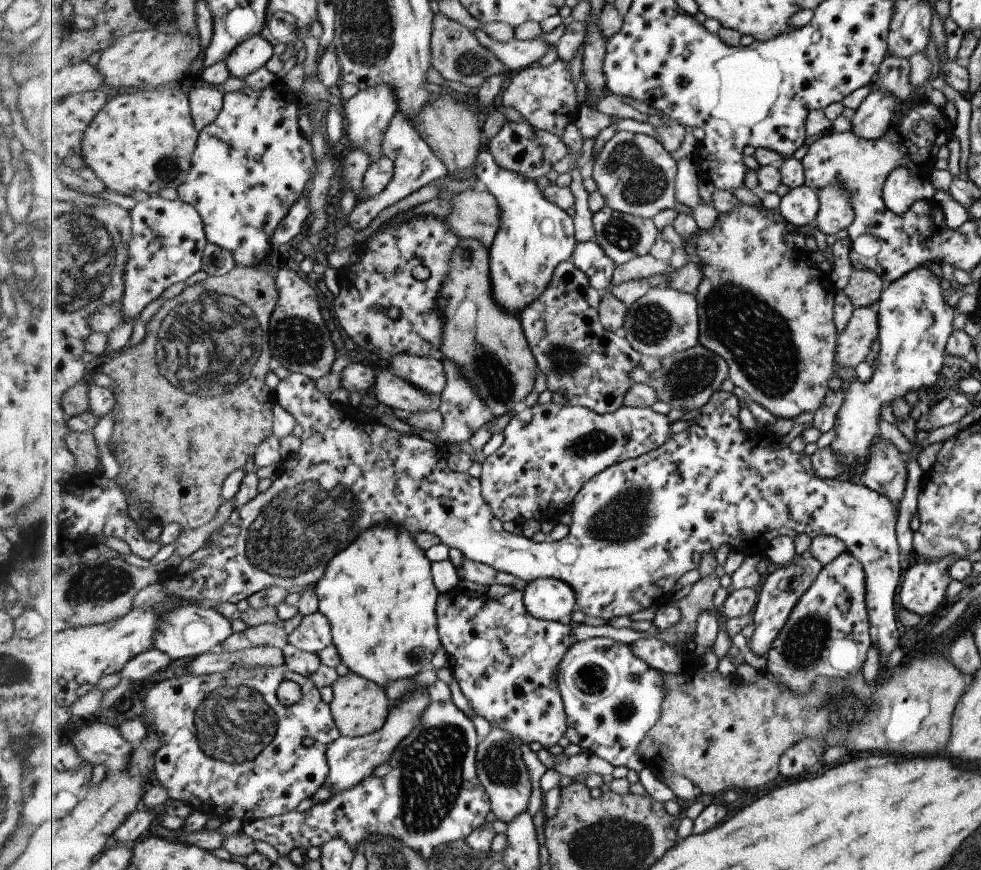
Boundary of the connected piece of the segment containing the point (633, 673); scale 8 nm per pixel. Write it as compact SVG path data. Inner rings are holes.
M593 637L577 641L568 654L565 654L560 666L559 681L568 716L565 734L568 740L581 746L584 751L591 751L615 766L625 766L636 773L641 772L645 768L645 761L639 754L639 744L648 736L651 728L659 722L661 704L667 694L661 671L637 656L628 644L617 642L609 637Z

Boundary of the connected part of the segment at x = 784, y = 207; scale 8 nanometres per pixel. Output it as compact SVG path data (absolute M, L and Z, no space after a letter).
M806 184L791 189L780 204L781 212L793 227L807 226L813 223L820 203L814 190Z

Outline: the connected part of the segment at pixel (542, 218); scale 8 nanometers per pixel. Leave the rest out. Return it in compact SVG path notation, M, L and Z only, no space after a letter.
M490 150L481 152L477 158L477 164L479 169L475 170L475 174L477 174L480 184L497 198L497 202L501 206L501 228L490 248L489 258L493 298L505 312L519 316L525 308L529 308L529 304L539 300L543 292L549 288L557 266L563 261L572 260L578 243L575 238L575 222L564 208L559 208L557 204L553 204L551 200L545 198L545 193L533 178L517 176L517 172L509 172L509 170L501 168Z

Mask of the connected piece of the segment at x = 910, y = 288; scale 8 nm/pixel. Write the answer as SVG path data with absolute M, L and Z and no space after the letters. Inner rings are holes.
M926 265L917 266L903 274L892 283L885 284L880 292L877 311L877 342L879 342L879 353L873 362L871 378L866 383L858 382L856 379L849 382L849 388L845 392L845 398L835 414L835 438L830 443L833 454L837 454L839 464L845 464L847 468L855 468L855 474L859 476L865 468L869 450L875 442L879 431L879 410L881 406L887 406L895 398L903 398L907 392L917 392L929 388L937 382L939 370L943 366L945 356L945 343L947 336L951 334L951 320L954 306L953 302L944 296L940 284L940 278L933 275Z

